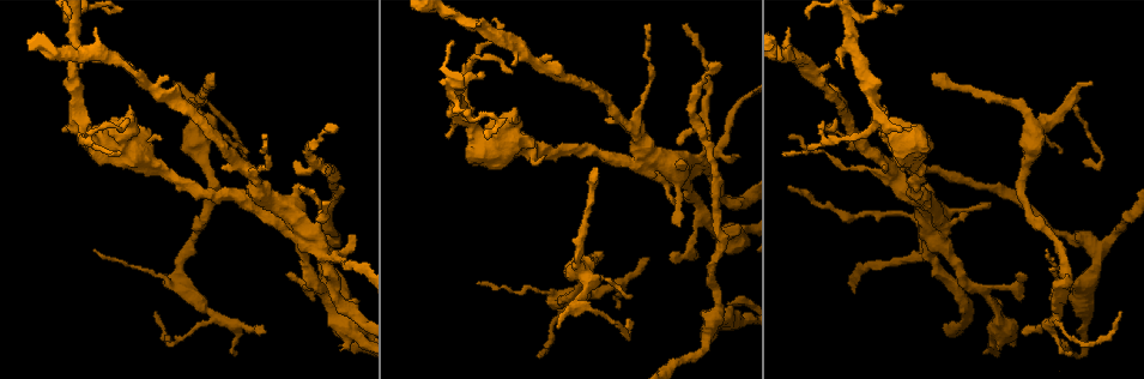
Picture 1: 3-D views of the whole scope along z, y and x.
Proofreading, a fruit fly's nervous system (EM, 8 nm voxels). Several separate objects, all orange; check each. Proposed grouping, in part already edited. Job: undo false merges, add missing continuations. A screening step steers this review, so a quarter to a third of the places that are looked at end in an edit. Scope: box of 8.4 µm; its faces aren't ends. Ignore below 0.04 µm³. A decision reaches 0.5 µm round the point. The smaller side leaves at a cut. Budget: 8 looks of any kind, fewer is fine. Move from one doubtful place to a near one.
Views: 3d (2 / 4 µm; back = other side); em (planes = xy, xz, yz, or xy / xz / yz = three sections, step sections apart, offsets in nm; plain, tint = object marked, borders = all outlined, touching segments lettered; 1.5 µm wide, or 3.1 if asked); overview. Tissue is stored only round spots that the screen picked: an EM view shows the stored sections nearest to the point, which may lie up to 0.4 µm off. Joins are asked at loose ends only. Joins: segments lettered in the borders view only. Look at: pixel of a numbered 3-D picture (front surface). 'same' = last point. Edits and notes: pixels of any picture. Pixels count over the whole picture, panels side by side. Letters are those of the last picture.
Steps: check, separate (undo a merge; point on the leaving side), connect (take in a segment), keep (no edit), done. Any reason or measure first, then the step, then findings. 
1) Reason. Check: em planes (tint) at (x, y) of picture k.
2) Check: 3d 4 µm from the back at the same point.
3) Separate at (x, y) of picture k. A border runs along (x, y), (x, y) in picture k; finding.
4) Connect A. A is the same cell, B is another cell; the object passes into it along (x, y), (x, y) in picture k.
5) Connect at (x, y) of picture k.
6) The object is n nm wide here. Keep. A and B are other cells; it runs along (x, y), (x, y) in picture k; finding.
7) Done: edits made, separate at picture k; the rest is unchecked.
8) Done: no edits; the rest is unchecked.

Thin end. Check: 3d 4 µm at (336, 126) of picture 1.

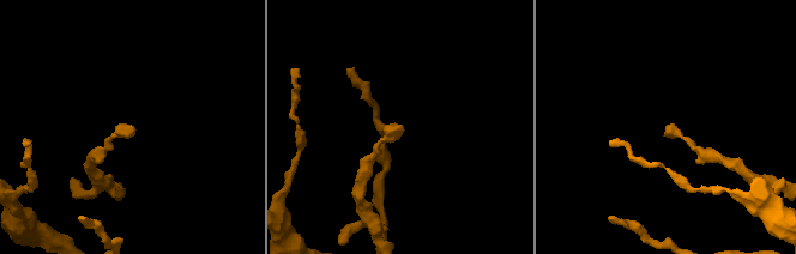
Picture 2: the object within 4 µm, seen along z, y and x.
Check: em yz step 4 (borders) at (132, 133) of picture 2.

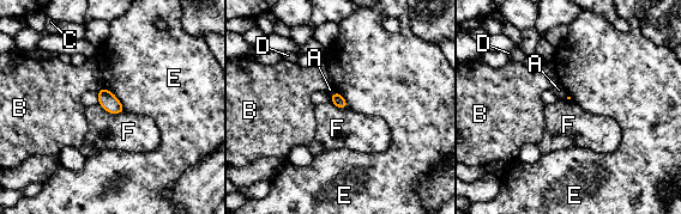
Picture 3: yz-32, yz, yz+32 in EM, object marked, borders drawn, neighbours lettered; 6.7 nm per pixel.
Check: em planes (borders) at the same point.

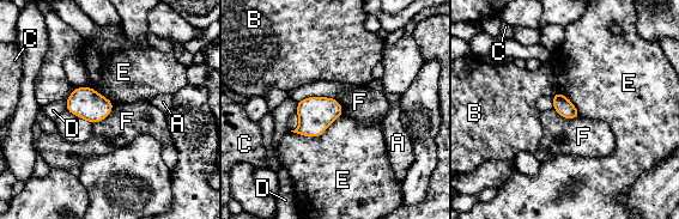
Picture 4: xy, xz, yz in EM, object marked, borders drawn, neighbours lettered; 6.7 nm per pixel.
The object is 120 nm wide here. Keep. A, B, C, D, E and F are other cells; none of them fits.

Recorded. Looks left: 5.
Three-way junction. Check: em planes (borders) at (703, 164) of picture 1.

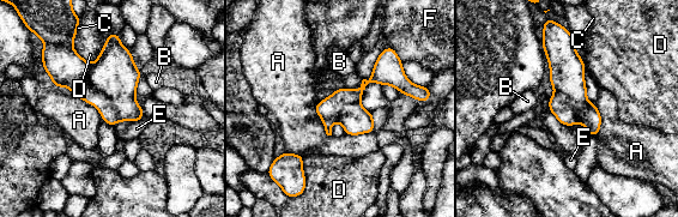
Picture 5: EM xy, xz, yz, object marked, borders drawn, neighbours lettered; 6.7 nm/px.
Separate at (114, 73) of picture 5. A, B, C, D, E and F are other cells; a border runs along (90, 65), (89, 82), (119, 120) in picture 5; a second neuron is stuck on.

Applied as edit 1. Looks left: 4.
Redraw. Check: overview.

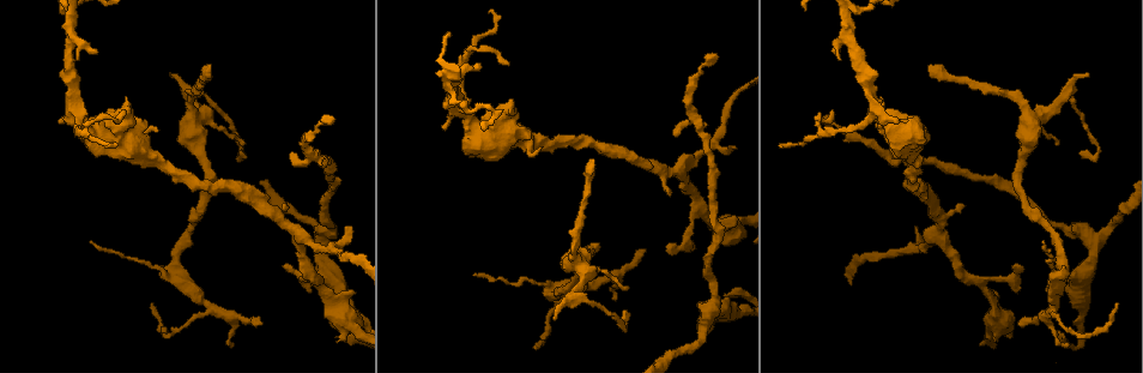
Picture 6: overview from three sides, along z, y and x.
Stops while still wide. Check: em planes (tint) at (543, 147) of picture 6.

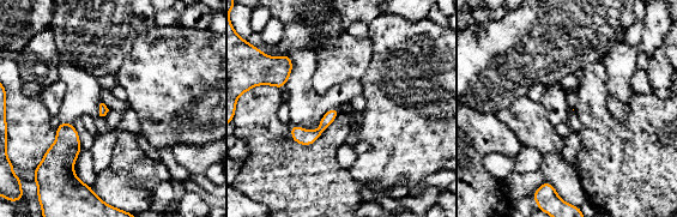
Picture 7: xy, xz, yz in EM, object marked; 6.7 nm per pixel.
See the neighbours. Check: em planes (borders) at the same point.

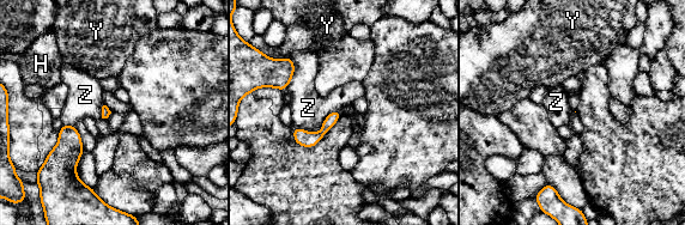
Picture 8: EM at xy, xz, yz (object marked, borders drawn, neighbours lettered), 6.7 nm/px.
Keep. H, Y and Z are other cells; a border runs along (290, 56), (293, 75), (286, 87) in picture 8; no lettered segment goes on from it.

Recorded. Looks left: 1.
Done: edits made, separate at picture 5; the rest is unchecked.

